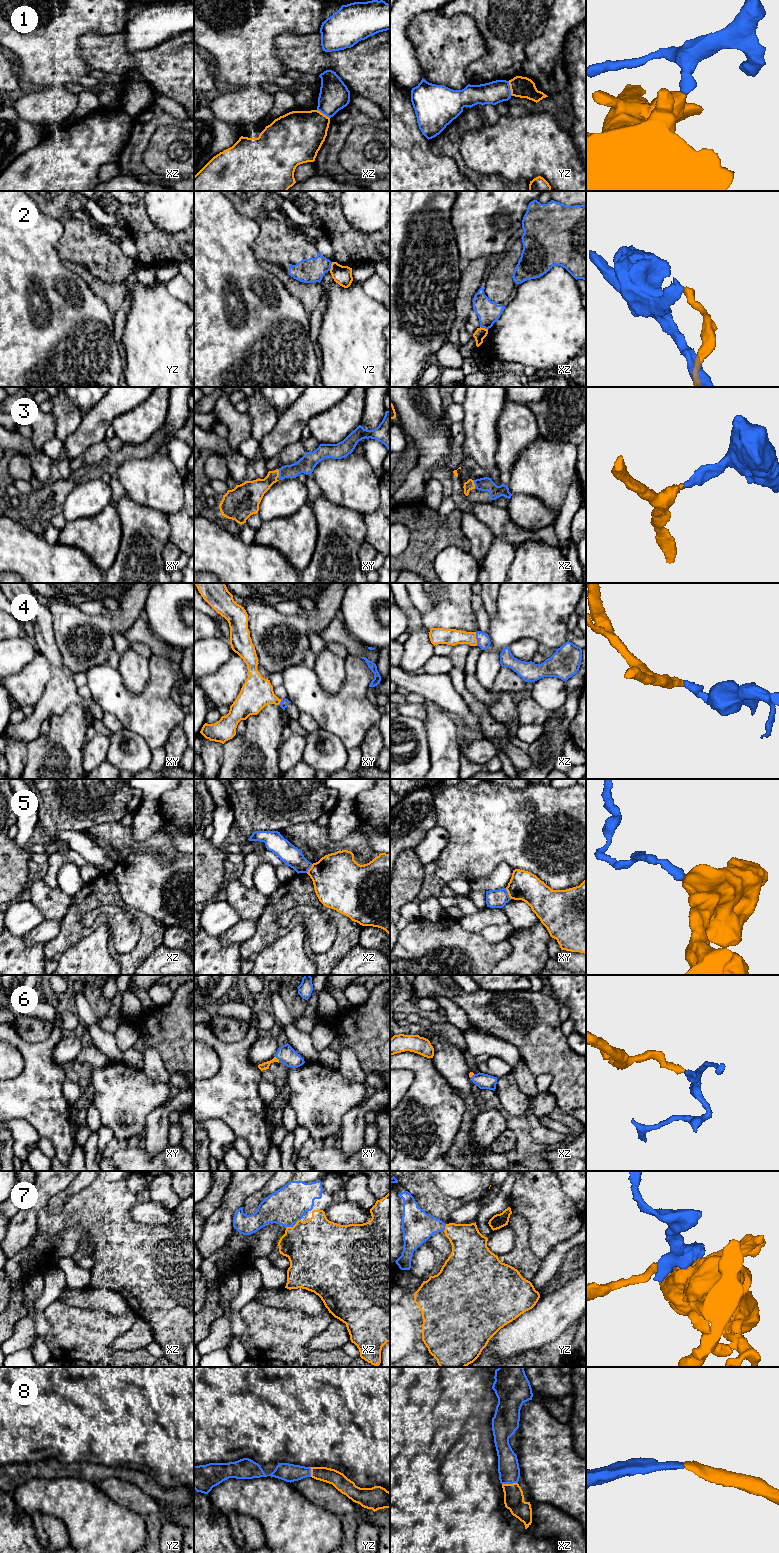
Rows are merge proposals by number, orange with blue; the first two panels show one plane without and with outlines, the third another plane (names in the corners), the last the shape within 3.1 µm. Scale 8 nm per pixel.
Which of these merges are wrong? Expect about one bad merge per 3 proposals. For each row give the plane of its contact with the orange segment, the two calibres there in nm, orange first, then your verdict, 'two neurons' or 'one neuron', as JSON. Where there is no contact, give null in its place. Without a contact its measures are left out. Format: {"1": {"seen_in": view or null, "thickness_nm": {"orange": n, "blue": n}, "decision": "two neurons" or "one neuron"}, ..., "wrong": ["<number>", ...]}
{"1": {"seen_in": "yz", "thickness_nm": {"orange": 170, "blue": 180}, "decision": "two neurons"}, "2": {"seen_in": "yz", "thickness_nm": {"orange": 150, "blue": 200}, "decision": "two neurons"}, "3": {"seen_in": "xy", "thickness_nm": {"orange": 180, "blue": 140}, "decision": "one neuron"}, "4": {"seen_in": "xz", "thickness_nm": {"orange": 130, "blue": 110}, "decision": "one neuron"}, "5": {"seen_in": "xy", "thickness_nm": {"orange": 240, "blue": 140}, "decision": "two neurons"}, "6": {"seen_in": "xy", "thickness_nm": {"orange": 60, "blue": 150}, "decision": "one neuron"}, "7": {"seen_in": "xz", "thickness_nm": {"orange": 460, "blue": 300}, "decision": "one neuron"}, "8": {"seen_in": "xz", "thickness_nm": {"orange": 160, "blue": 180}, "decision": "one neuron"}, "wrong": ["1", "2", "5"]}

